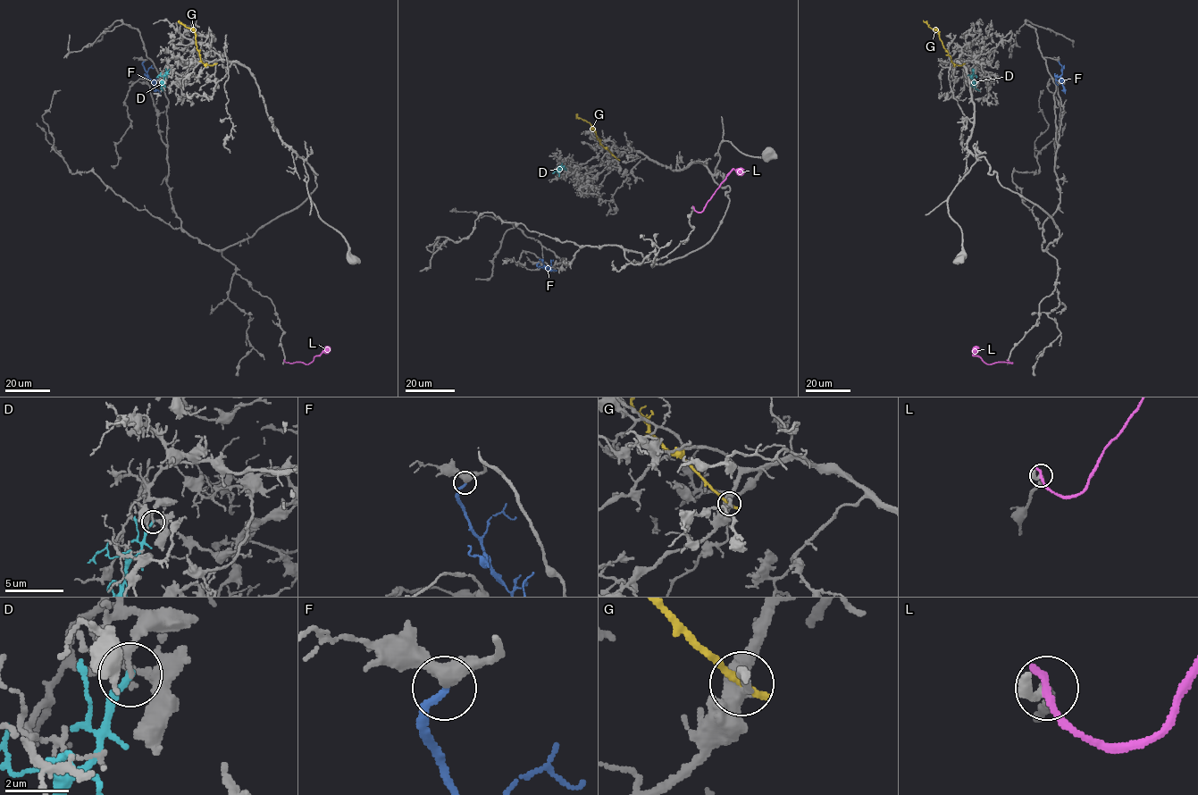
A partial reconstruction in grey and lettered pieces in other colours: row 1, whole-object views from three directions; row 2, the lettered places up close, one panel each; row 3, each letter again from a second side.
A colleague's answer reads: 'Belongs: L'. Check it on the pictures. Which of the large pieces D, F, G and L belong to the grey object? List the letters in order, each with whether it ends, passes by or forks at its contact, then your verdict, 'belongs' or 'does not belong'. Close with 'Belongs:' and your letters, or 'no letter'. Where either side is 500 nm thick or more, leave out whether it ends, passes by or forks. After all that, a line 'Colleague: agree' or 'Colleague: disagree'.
D: it ends | does not belong
F: it ends | does not belong
G: it ends | does not belong
L: it ends | does not belong
Belongs: no letter
Colleague: disagree

